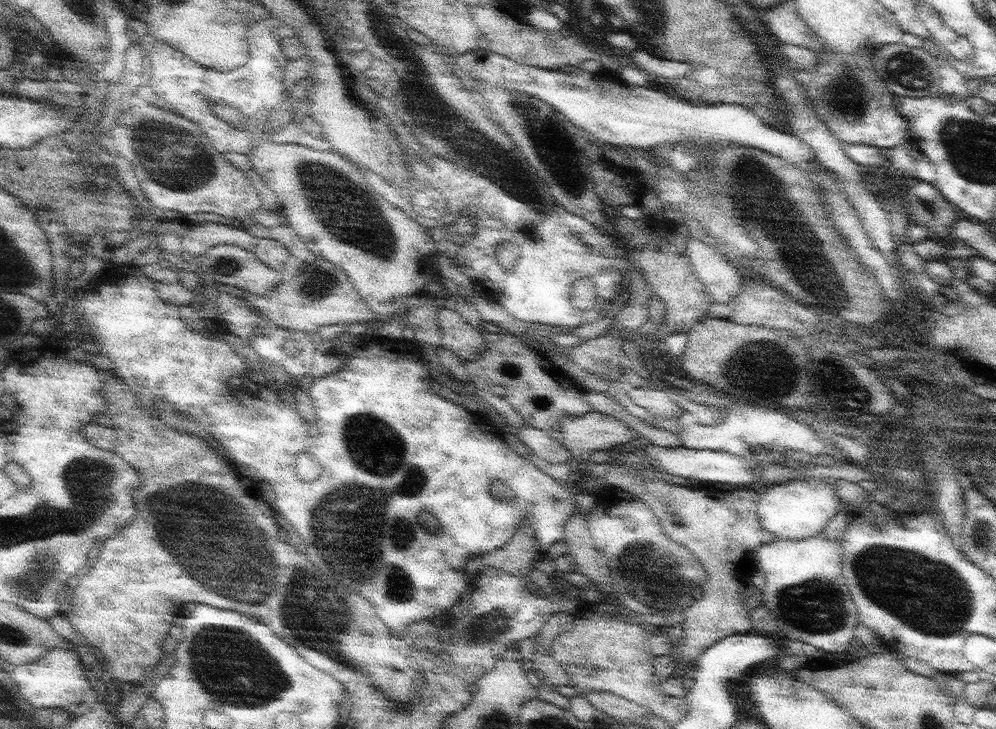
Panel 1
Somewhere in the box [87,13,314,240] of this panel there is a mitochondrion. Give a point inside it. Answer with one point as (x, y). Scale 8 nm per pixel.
(173, 157)

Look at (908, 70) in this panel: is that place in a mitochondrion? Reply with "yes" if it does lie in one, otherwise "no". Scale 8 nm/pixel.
yes

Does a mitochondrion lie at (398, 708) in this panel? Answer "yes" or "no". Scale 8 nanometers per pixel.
yes

